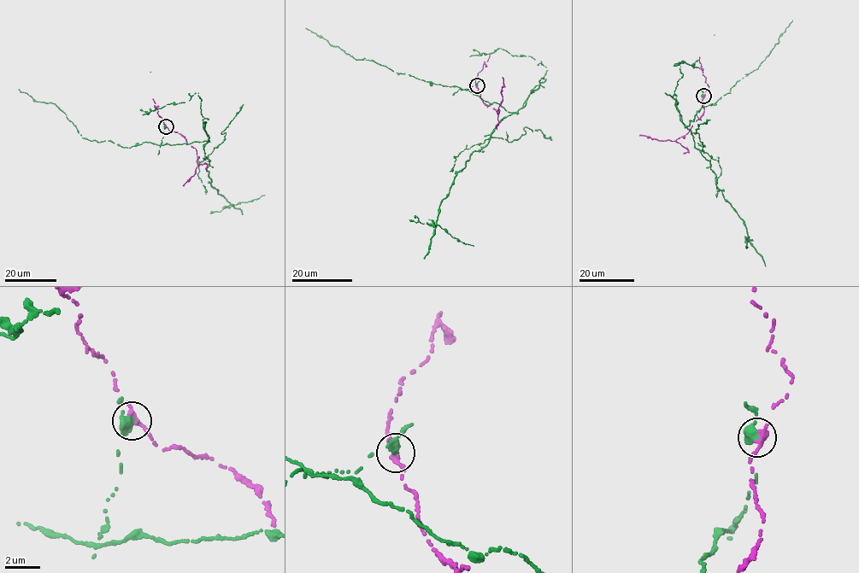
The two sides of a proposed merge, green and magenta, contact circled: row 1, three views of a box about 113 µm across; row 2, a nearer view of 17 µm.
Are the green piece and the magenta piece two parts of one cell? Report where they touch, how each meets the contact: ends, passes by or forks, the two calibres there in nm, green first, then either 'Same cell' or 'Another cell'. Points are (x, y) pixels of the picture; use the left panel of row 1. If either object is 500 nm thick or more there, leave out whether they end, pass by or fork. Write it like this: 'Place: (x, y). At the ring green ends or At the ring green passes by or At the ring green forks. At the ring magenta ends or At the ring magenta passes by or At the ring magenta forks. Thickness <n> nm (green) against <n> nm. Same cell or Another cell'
Place: (166, 126). Thickness 550 nm (green) against 440 nm. Another cell

